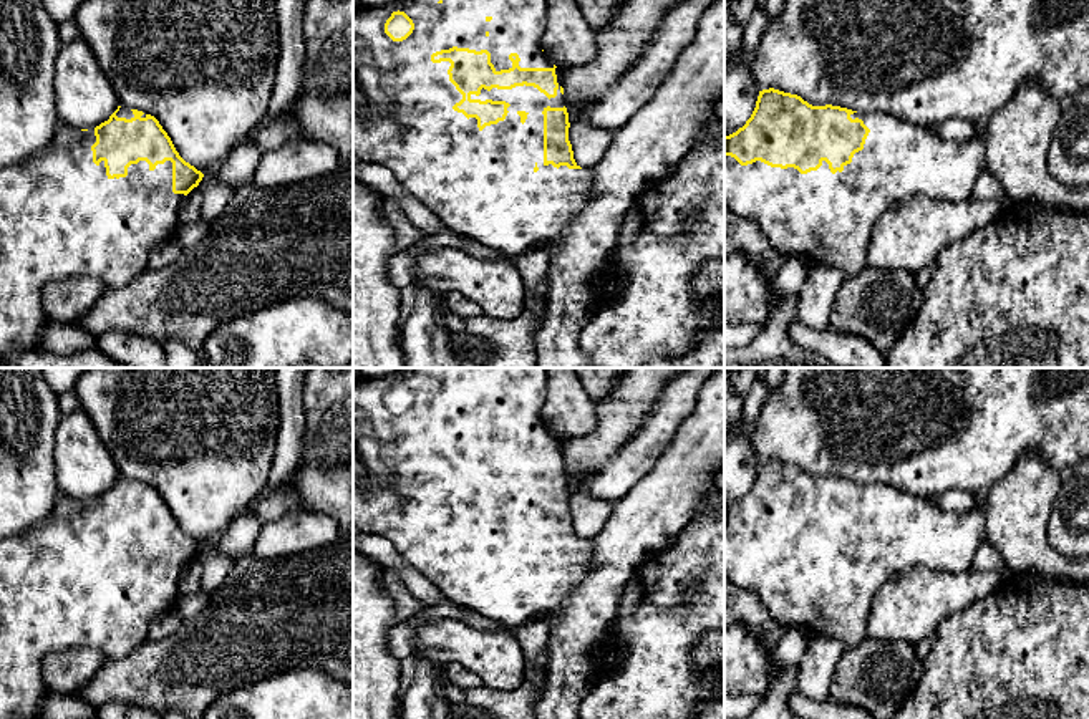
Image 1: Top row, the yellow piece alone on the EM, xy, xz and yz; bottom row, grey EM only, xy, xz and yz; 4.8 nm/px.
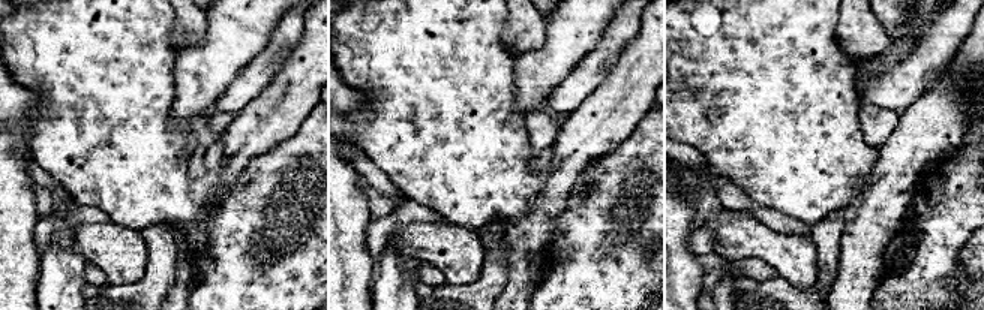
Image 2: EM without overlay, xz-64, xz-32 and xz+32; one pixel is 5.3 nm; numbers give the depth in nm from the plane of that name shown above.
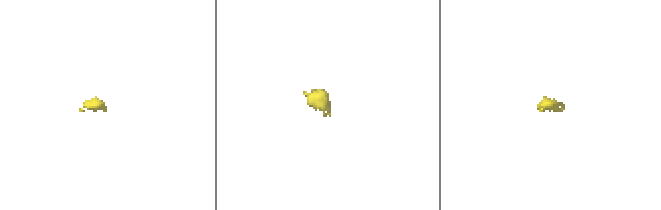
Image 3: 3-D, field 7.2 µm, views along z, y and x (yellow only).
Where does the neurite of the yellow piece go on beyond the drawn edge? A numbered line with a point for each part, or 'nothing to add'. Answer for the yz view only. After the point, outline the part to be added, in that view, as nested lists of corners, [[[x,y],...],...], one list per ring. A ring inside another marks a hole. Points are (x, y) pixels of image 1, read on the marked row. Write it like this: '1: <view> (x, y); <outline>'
1: yz (827, 219); [[[854,113],[850,118],[862,119],[870,133],[864,149],[854,154],[842,172],[832,174],[825,161],[817,171],[801,174],[794,167],[771,167],[761,161],[741,166],[724,156],[724,207],[756,222],[786,255],[834,267],[845,277],[855,277],[869,267],[872,230],[890,207],[920,194],[938,200],[968,200],[978,176],[986,169],[981,139],[946,141],[937,129],[880,113]]]

